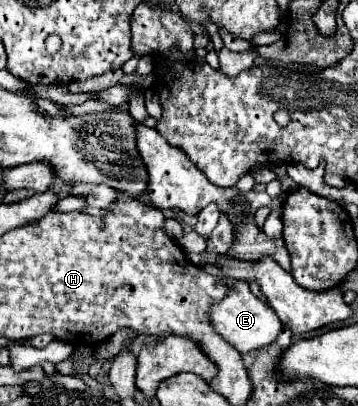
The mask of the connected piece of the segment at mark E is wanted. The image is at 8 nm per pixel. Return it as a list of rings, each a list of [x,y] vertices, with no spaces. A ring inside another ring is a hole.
[[[235,282],[233,288],[229,290],[227,298],[223,298],[219,304],[213,306],[213,310],[209,312],[211,322],[215,326],[215,330],[231,344],[235,346],[241,354],[245,352],[253,352],[259,348],[265,348],[269,344],[273,344],[283,328],[281,320],[277,318],[277,314],[273,312],[271,306],[267,306],[265,302],[261,302],[251,290],[247,282]]]

